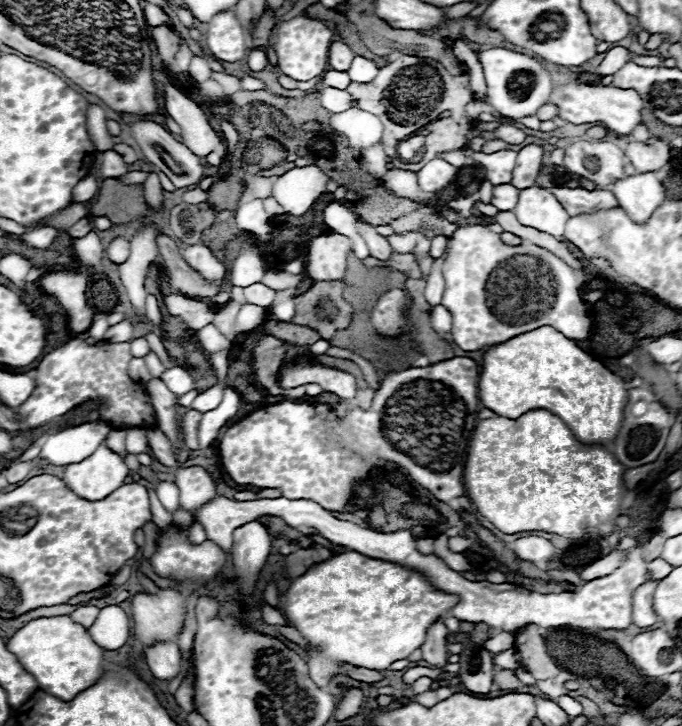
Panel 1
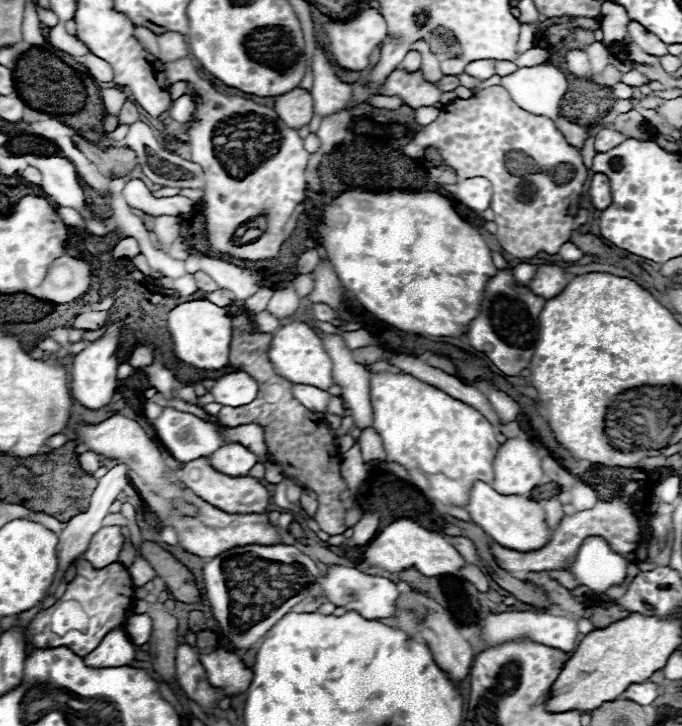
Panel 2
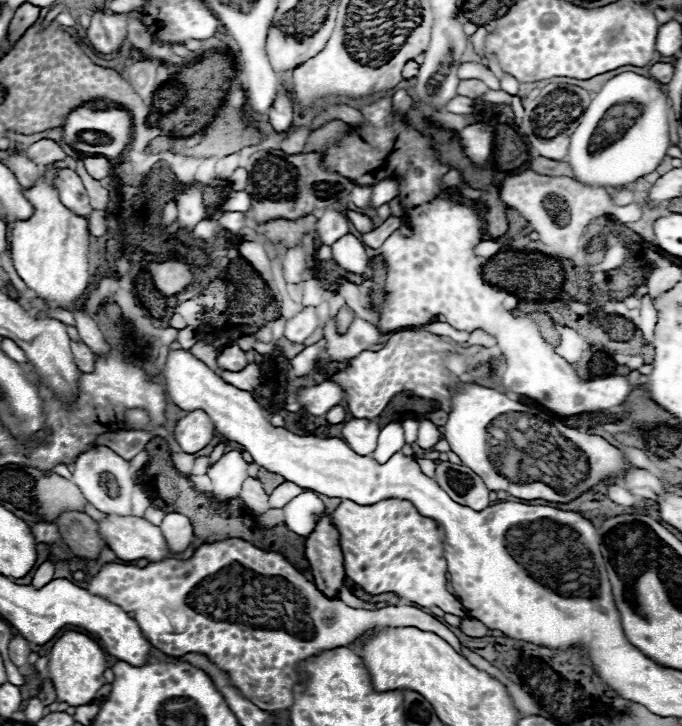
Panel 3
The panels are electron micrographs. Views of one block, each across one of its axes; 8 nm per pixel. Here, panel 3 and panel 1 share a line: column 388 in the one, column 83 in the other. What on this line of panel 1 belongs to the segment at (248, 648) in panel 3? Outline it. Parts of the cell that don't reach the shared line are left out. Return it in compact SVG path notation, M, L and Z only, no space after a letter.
M82 606L82 608L74 610L74 612L70 614L70 618L72 618L76 624L82 624L84 628L90 628L90 626L94 624L98 612L100 612L100 608L96 608L96 606Z

